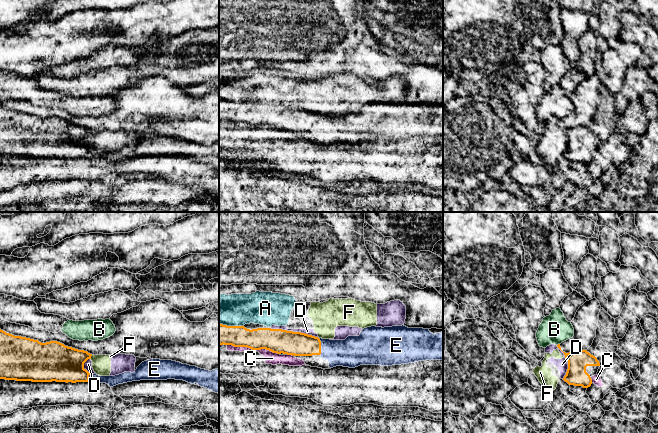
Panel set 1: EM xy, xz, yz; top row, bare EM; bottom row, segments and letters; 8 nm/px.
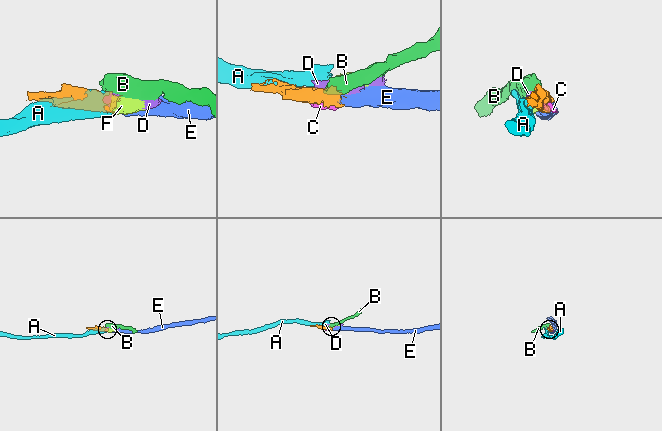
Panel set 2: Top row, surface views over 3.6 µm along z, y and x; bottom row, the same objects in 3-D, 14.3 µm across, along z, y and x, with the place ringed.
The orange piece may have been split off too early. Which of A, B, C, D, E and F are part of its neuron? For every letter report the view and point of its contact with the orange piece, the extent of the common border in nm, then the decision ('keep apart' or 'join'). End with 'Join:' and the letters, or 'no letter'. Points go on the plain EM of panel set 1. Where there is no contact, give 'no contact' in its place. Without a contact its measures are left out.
A: contact xz (231, 102); length 190 nm; keep apart
B: contact yz (558, 120); length 30 nm; keep apart
C: contact xz (253, 125); length 440 nm; keep apart
D: contact xz (294, 108); length 400 nm; keep apart
E: contact xz (320, 122); length 140 nm; join
F: contact xy (90, 133); length 40 nm; keep apart
Join: E

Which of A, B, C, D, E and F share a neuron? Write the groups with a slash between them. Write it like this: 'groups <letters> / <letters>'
groups A D F / B / C / E

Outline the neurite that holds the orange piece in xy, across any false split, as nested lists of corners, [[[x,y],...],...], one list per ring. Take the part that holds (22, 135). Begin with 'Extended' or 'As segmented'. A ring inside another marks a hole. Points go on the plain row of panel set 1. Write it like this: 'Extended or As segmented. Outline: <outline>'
Extended. Outline: [[[0,105],[0,155],[5,156],[16,156],[16,157],[32,157],[32,158],[95,158],[95,159],[106,159],[110,163],[116,162],[118,160],[123,160],[132,157],[140,156],[183,156],[188,159],[197,159],[199,162],[212,166],[219,170],[219,144],[209,147],[205,145],[198,144],[196,142],[190,142],[187,140],[182,140],[180,138],[172,136],[160,136],[160,135],[150,135],[142,138],[137,145],[131,148],[124,148],[115,152],[99,152],[97,150],[90,150],[85,144],[84,139],[91,135],[92,130],[84,126],[78,126],[72,123],[65,122],[64,120],[57,117],[50,117],[46,119],[41,119],[38,116],[14,112],[12,110],[6,109]]]

